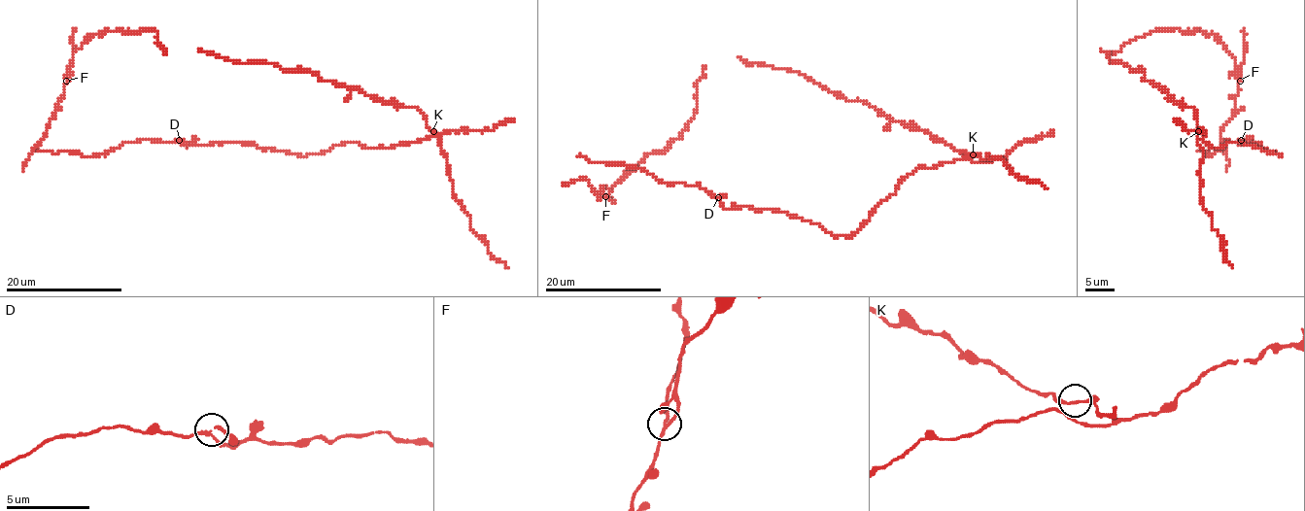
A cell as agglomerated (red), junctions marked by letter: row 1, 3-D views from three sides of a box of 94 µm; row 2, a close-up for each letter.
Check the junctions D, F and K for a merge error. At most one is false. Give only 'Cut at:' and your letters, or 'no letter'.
Cut at: F

